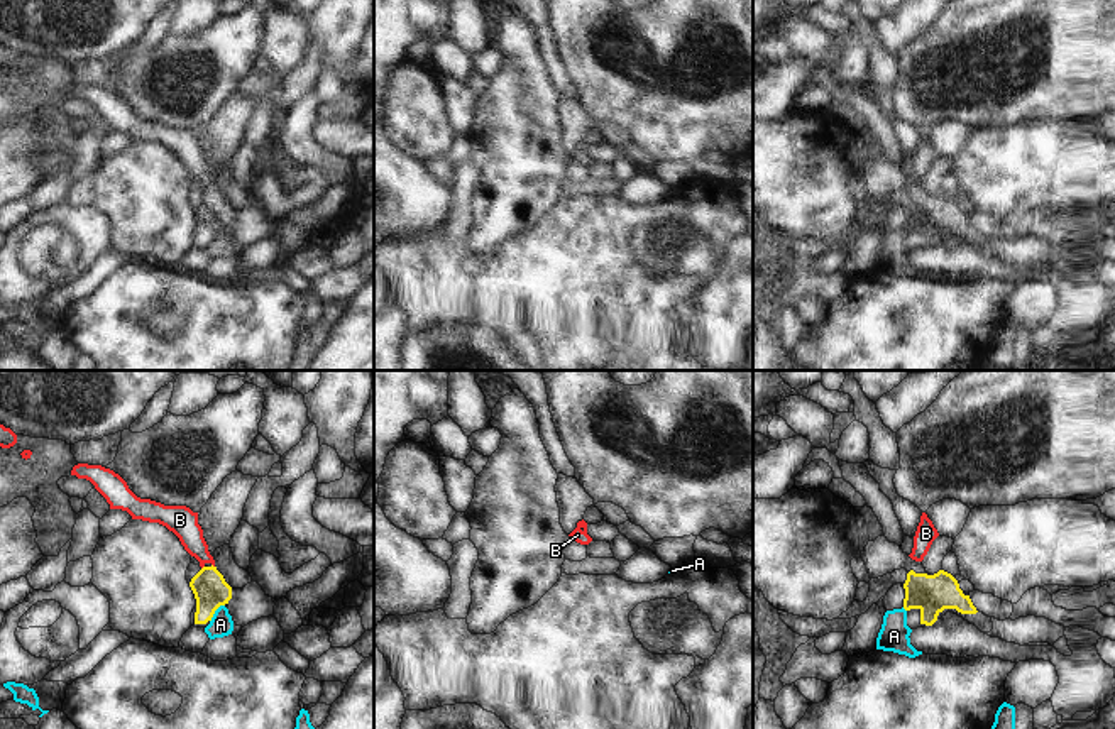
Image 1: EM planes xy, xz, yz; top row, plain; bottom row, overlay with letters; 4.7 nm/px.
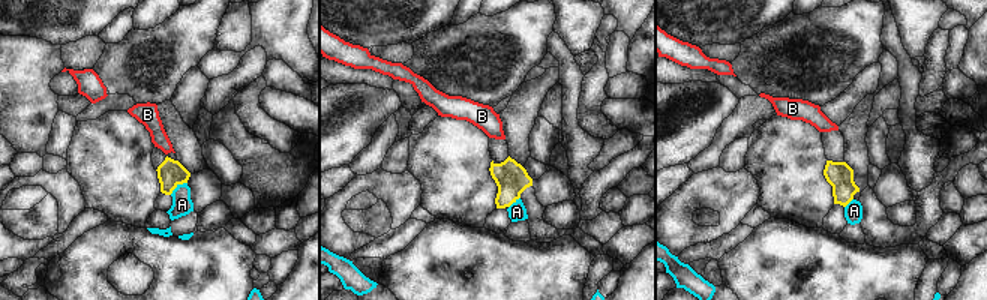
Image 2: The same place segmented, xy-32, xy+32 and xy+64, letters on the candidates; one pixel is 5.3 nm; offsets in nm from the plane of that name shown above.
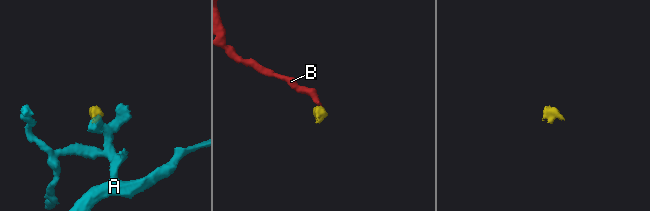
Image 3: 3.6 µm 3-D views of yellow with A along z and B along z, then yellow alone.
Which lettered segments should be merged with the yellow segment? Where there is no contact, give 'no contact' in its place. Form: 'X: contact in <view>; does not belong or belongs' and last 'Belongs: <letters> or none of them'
A: contact in xy; does not belong
B: no contact; belongs
Belongs: B

